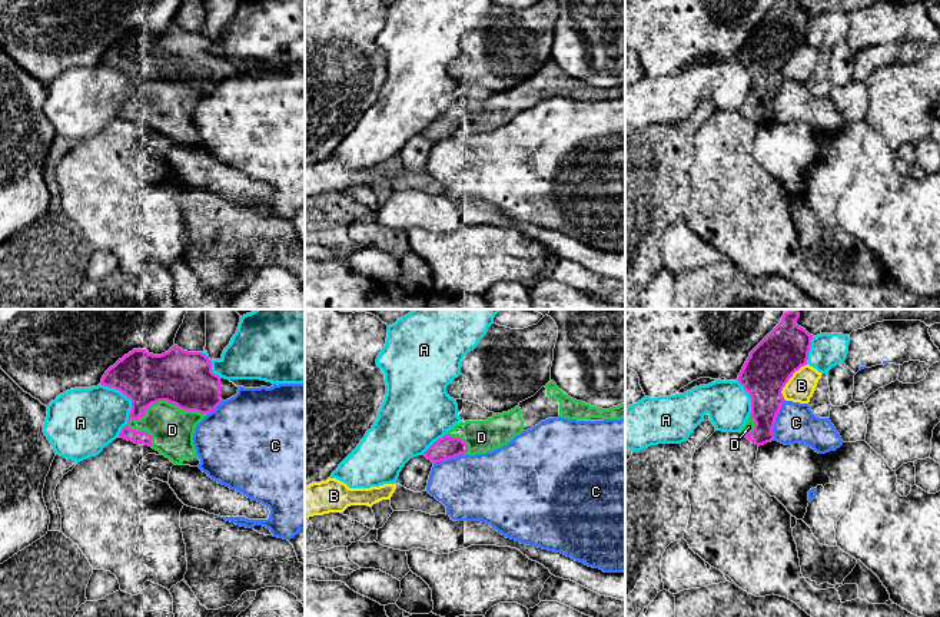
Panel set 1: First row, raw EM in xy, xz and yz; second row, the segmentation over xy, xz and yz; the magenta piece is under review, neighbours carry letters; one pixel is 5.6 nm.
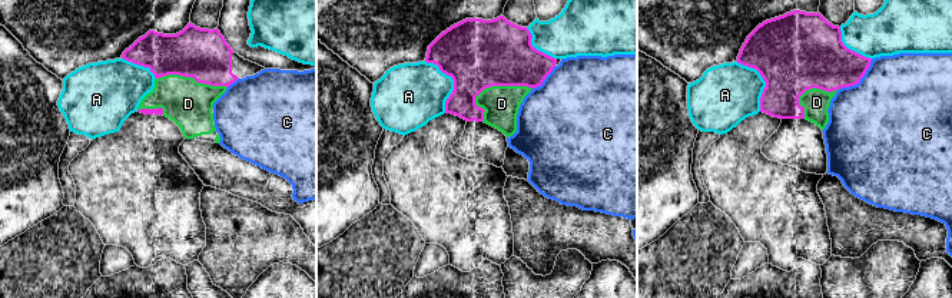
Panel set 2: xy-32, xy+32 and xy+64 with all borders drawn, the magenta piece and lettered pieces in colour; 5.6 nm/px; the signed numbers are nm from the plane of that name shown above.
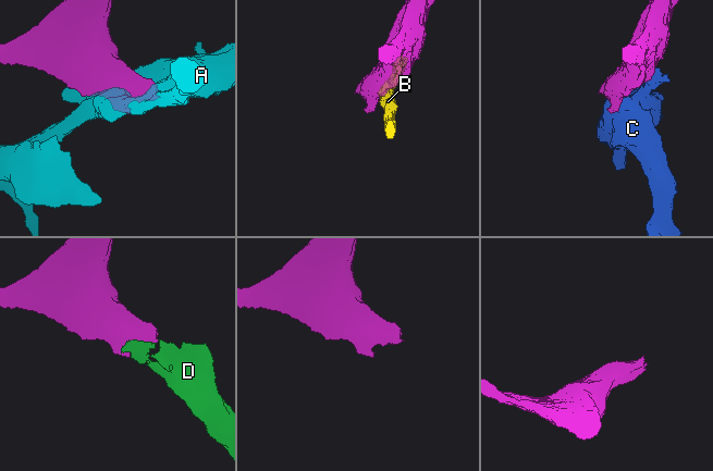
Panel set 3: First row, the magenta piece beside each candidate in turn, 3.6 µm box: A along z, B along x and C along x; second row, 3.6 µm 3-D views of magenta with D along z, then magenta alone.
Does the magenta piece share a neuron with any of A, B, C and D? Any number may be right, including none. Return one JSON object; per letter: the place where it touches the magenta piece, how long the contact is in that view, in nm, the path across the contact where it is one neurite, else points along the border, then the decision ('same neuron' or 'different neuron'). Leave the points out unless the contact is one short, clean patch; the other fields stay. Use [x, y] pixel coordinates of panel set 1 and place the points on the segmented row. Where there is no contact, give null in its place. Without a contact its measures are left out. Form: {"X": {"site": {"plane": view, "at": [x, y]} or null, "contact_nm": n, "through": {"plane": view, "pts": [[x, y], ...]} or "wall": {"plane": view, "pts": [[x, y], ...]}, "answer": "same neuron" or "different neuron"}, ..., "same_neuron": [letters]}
{"A": {"site": {"plane": "xy", "at": [132, 404]}, "contact_nm": 320, "answer": "different neuron"}, "B": {"site": {"plane": "yz", "at": [789, 378]}, "contact_nm": 240, "answer": "different neuron"}, "C": {"site": {"plane": "yz", "at": [774, 420]}, "contact_nm": 240, "answer": "different neuron"}, "D": {"site": {"plane": "xy", "at": [165, 400]}, "contact_nm": 460, "answer": "same neuron"}, "same_neuron": ["D"]}

